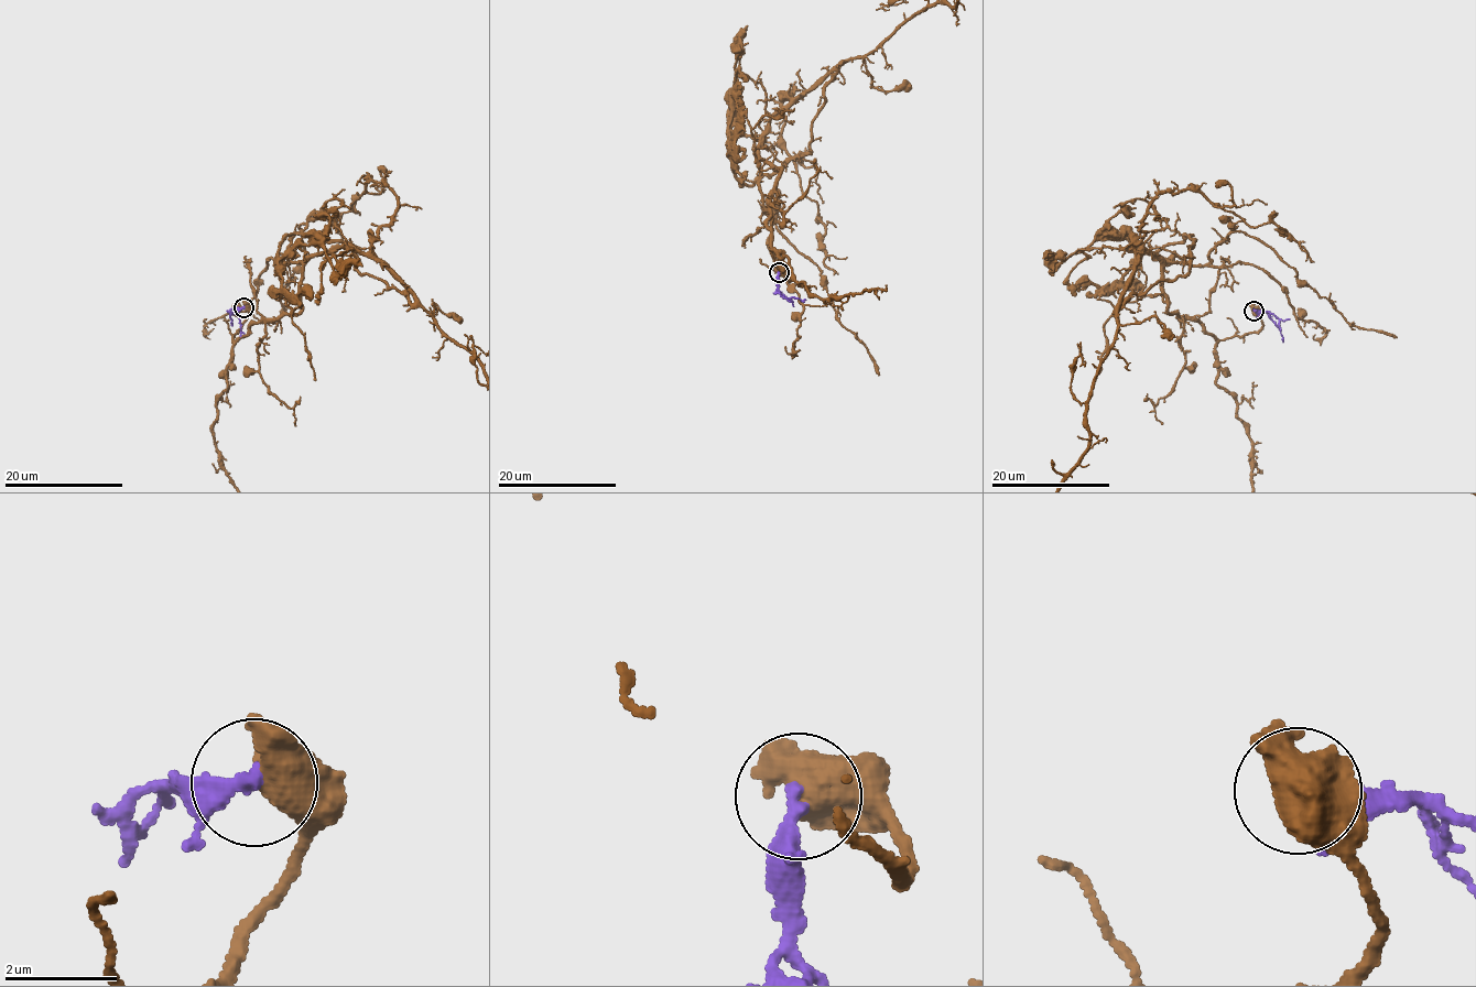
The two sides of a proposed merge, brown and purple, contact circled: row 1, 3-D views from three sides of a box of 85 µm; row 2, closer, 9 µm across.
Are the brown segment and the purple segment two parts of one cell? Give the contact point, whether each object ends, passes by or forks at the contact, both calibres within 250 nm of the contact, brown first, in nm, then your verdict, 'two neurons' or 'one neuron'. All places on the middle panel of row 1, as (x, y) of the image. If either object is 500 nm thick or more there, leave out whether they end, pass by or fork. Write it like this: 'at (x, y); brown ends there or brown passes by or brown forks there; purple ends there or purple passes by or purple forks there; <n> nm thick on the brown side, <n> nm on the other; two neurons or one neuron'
at (779, 272); 600 nm thick on the brown side, 280 nm on the other; two neurons

